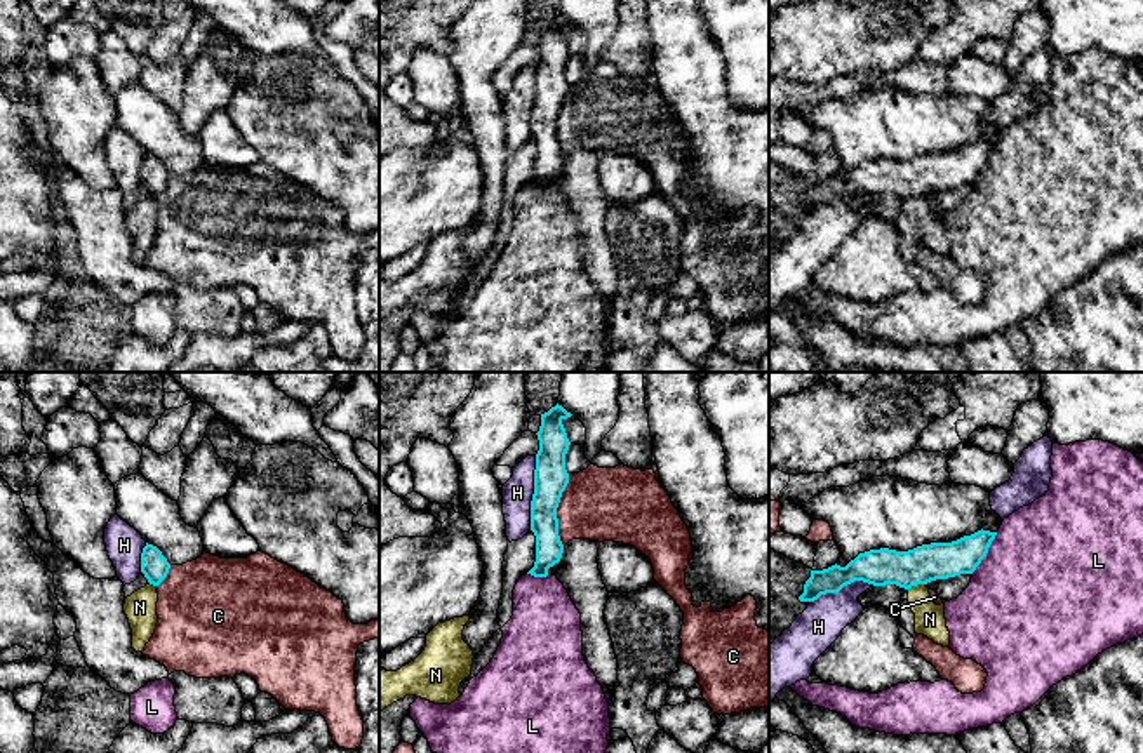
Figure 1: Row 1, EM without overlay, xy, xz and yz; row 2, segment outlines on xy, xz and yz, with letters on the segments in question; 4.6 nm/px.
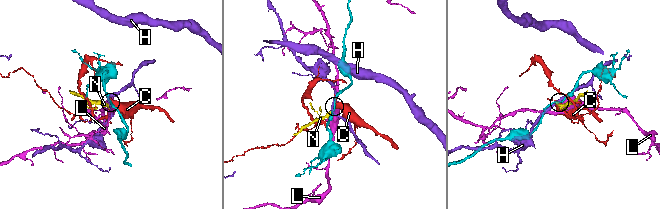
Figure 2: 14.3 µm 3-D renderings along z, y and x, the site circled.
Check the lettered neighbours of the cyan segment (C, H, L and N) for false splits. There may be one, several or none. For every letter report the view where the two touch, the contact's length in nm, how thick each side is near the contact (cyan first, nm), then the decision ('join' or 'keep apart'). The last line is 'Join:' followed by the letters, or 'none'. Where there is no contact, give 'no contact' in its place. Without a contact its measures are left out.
C: xz | 320 nm | 160/340 nm | keep apart
H: xz | 340 nm | 160/140 nm | keep apart
L: yz | 220 nm | 180/500 nm | keep apart
N: yz | 90 nm | 180/140 nm | keep apart
Join: none

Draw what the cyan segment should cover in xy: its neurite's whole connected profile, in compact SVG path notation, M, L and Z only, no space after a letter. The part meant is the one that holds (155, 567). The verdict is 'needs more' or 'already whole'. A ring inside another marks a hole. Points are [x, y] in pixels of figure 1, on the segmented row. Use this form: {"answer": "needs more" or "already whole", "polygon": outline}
{"answer": "already whole", "polygon": "M146 543L141 553L141 572L148 583L158 586L167 577L169 569L170 563L162 555L162 551L157 546Z"}

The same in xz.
{"answer": "already whole", "polygon": "M557 403L541 414L541 426L536 433L539 450L536 454L534 494L531 501L531 530L536 536L536 562L527 572L534 577L546 577L548 569L558 563L564 553L557 508L569 483L565 454L571 442L562 421L571 416L571 412Z"}

